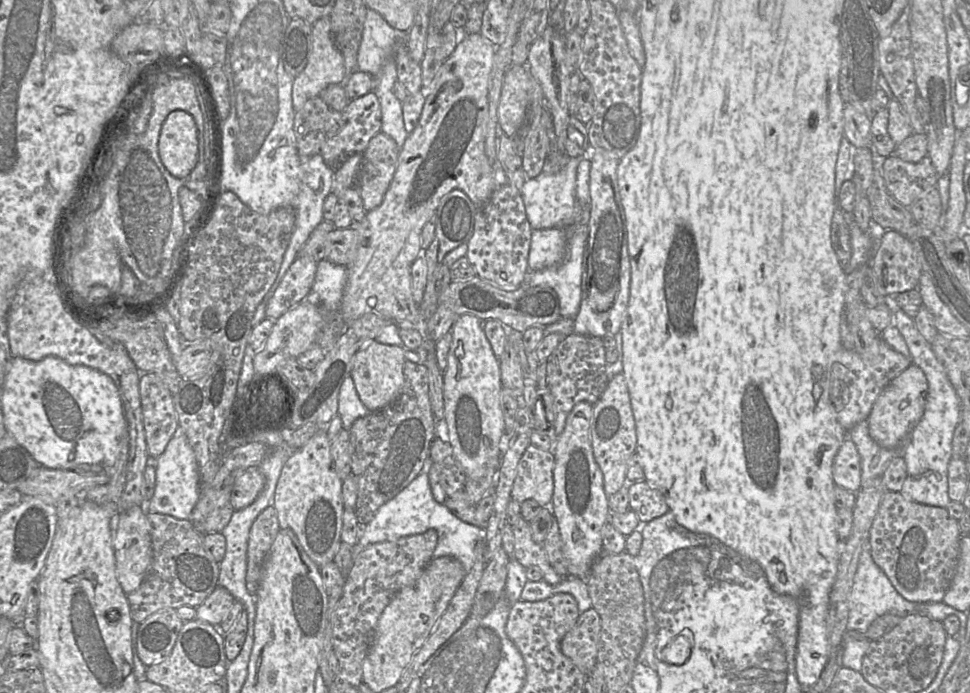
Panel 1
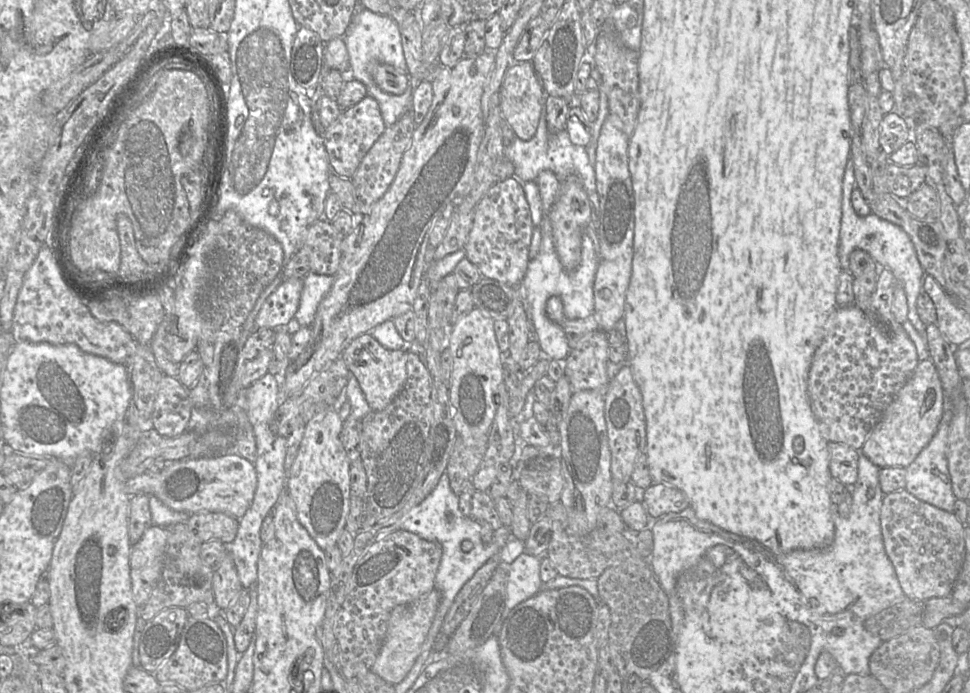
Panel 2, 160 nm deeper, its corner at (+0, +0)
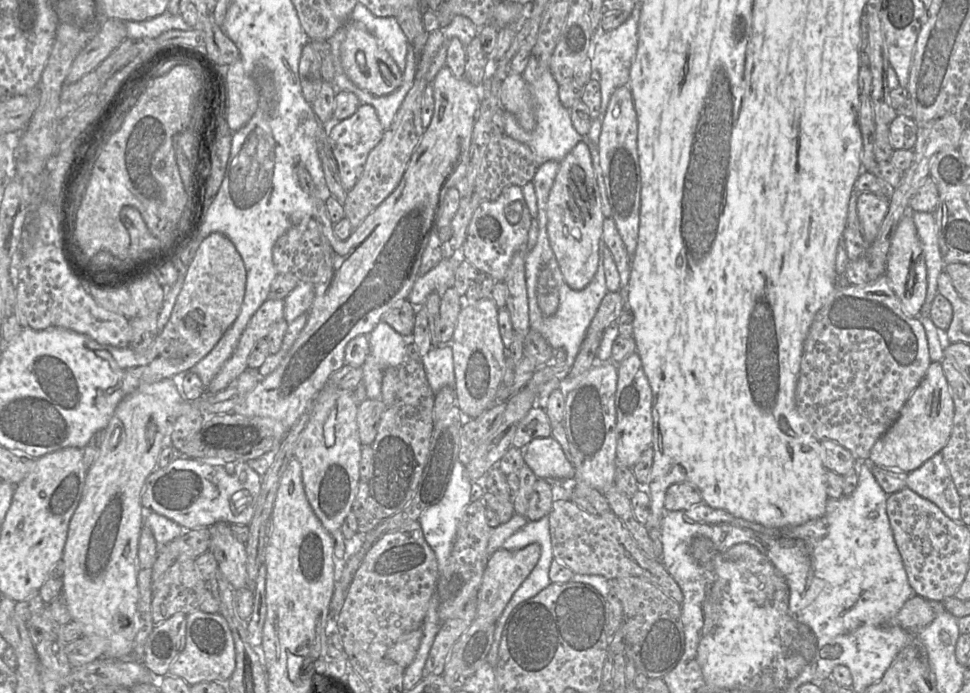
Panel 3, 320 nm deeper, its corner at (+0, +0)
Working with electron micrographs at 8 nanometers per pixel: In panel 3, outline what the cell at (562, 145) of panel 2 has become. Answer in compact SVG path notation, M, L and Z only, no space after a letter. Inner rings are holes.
M531 56L521 75L528 84L534 98L536 127L533 131L527 132L522 129L513 114L505 112L505 134L529 146L538 165L550 160L560 162L577 143L584 142L590 150L595 175L596 177L601 177L604 182L598 145L594 144L587 135L581 135L575 130L571 121L570 110L565 108L559 100L559 84L553 77L549 65L539 63L536 57Z

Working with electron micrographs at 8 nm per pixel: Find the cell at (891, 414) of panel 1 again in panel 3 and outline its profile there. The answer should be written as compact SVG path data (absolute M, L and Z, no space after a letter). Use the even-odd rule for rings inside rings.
M932 362L896 420L870 450L868 462L909 473L942 451L953 427L954 402L941 362Z

